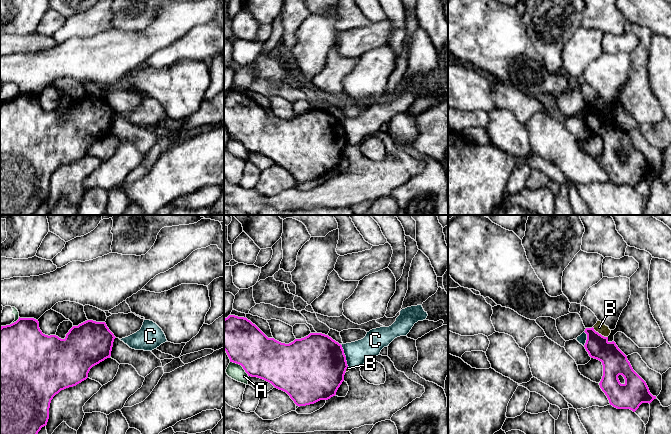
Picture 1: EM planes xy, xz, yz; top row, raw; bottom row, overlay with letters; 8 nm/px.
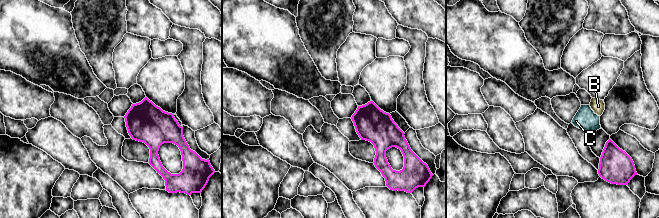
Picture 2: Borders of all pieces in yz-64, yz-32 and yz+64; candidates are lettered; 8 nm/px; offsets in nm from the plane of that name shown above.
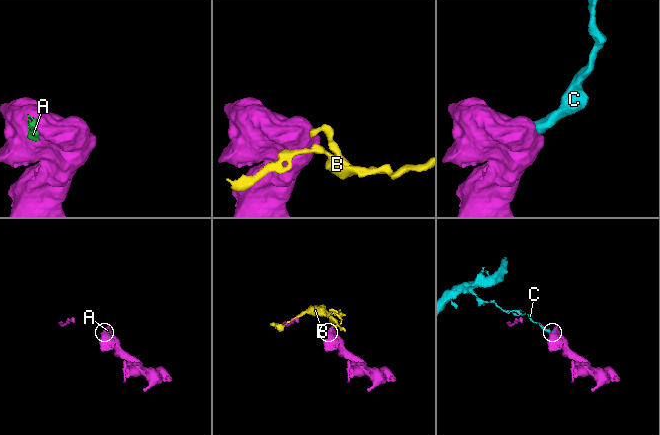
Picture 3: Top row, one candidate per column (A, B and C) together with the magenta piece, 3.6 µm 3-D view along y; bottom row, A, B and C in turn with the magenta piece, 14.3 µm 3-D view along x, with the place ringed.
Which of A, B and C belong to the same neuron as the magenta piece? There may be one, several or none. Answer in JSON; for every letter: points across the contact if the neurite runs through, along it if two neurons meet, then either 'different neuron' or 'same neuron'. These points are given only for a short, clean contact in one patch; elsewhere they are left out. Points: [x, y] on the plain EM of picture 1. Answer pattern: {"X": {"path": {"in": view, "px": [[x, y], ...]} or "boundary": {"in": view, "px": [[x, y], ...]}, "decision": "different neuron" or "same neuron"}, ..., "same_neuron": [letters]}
{"A": {"boundary": {"in": "xz", "px": [[230, 137], [239, 140], [248, 152]]}, "decision": "different neuron"}, "B": {"boundary": {"in": "yz", "px": [[592, 103], [607, 113]]}, "decision": "different neuron"}, "C": {"boundary": {"in": "xz", "px": [[340, 120], [348, 142]]}, "decision": "different neuron"}, "same_neuron": []}

